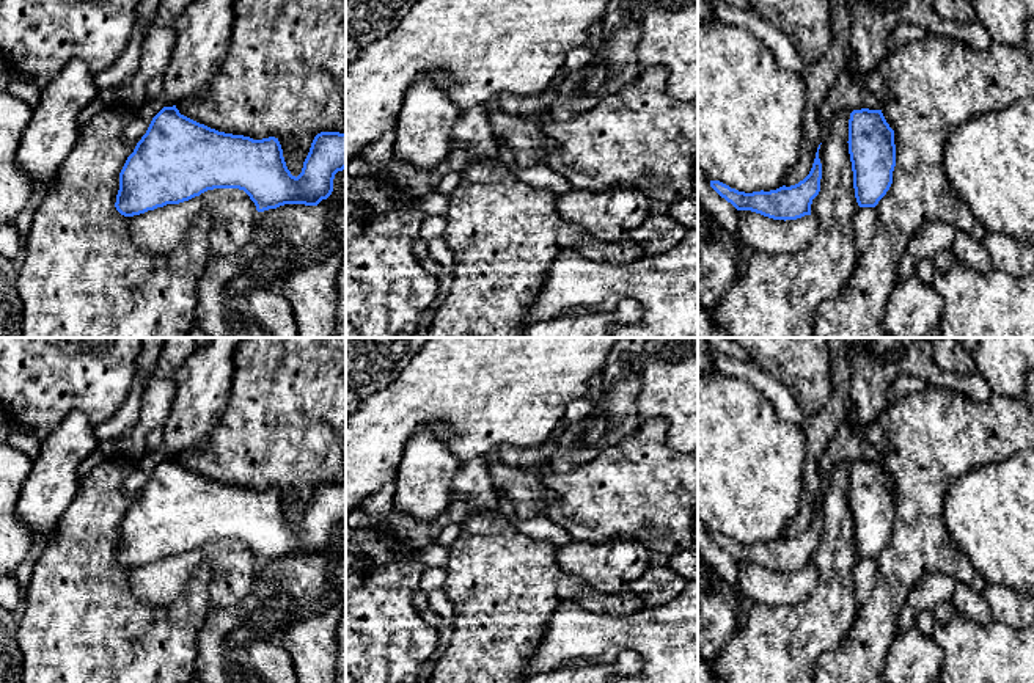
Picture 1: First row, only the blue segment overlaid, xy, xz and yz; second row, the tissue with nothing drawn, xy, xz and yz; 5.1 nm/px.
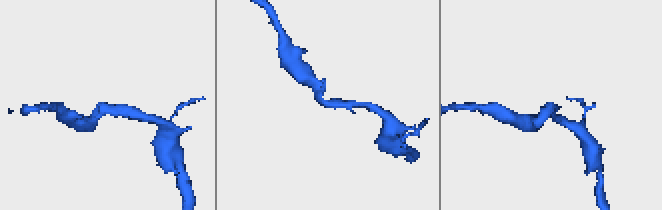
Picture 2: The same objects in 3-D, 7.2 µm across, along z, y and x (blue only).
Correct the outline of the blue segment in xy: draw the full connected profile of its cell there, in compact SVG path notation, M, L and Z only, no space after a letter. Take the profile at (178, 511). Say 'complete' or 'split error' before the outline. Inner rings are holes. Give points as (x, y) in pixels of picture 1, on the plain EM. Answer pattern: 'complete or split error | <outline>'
complete | M176 457L163 458L151 473L119 524L115 559L124 568L134 568L179 556L214 540L244 542L258 564L284 556L317 557L333 543L333 531L346 520L346 485L321 484L314 488L295 529L286 518L283 501L275 488L253 491L244 487L218 484L179 465Z

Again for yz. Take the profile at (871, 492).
complete | M853 462L847 495L856 554L860 559L875 559L893 535L894 482L882 462Z

